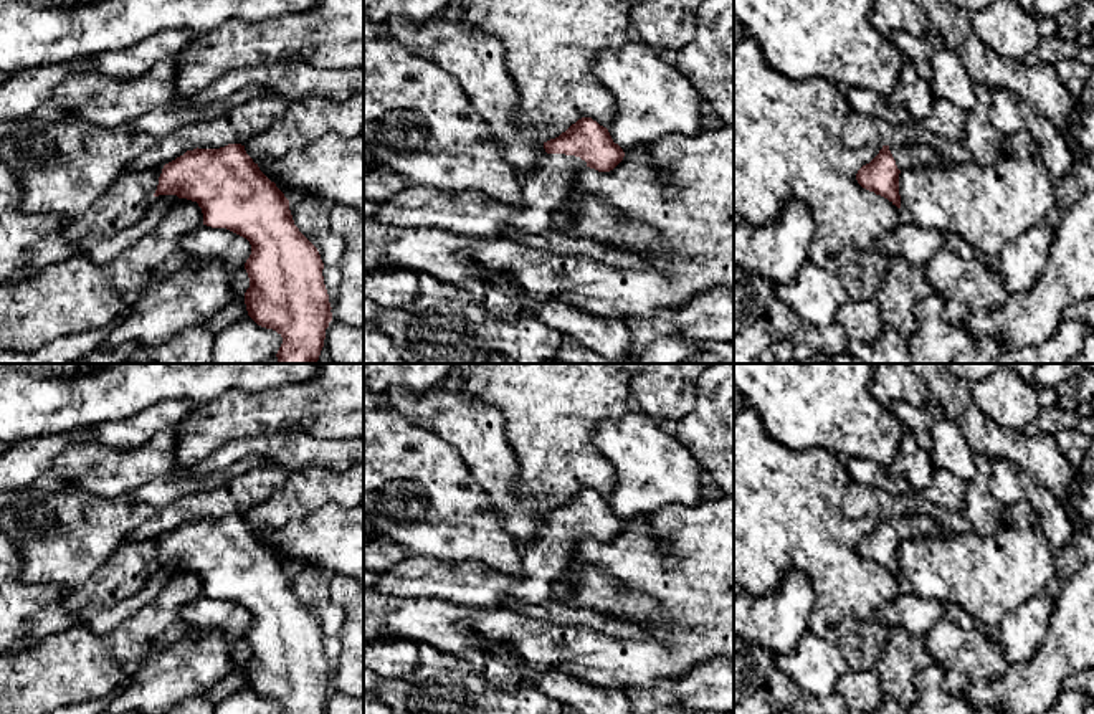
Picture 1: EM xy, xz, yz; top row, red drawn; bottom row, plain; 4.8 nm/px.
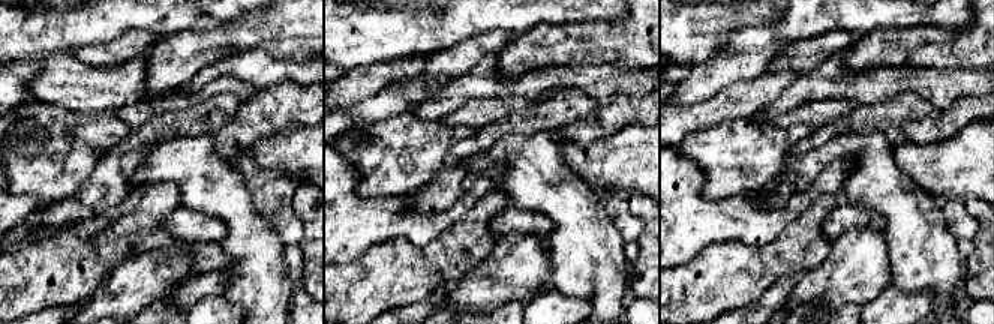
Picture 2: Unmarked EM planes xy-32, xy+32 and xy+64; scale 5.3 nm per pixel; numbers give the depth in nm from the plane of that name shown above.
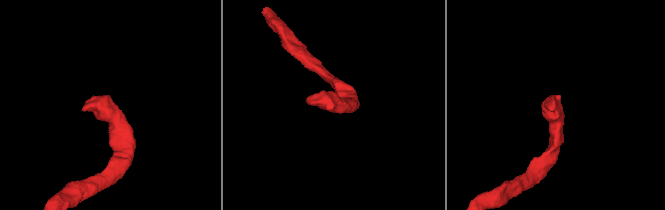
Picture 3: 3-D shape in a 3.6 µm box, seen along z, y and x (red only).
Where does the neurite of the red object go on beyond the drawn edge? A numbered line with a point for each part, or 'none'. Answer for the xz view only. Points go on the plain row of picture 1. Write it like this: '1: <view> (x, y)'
1: xz (544, 557)

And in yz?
1: yz (908, 526)

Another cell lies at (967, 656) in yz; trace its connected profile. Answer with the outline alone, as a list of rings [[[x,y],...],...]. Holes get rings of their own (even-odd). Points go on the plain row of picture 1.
[[[942,621],[924,640],[932,663],[944,668],[949,693],[963,693],[977,681],[998,679],[1010,666],[1000,641],[982,625],[963,630]]]

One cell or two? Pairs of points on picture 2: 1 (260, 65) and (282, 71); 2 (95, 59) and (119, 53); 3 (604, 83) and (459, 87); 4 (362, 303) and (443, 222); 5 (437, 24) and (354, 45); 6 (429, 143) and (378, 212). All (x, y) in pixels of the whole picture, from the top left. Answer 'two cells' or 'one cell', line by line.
1: one cell
2: one cell
3: one cell
4: two cells
5: one cell
6: two cells

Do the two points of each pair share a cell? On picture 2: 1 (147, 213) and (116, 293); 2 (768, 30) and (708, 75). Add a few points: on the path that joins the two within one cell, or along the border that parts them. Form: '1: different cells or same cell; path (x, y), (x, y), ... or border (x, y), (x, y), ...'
1: different cells; border (164, 252), (143, 252), (125, 258), (101, 281)
2: different cells; border (771, 42), (760, 50), (738, 51), (703, 62)

